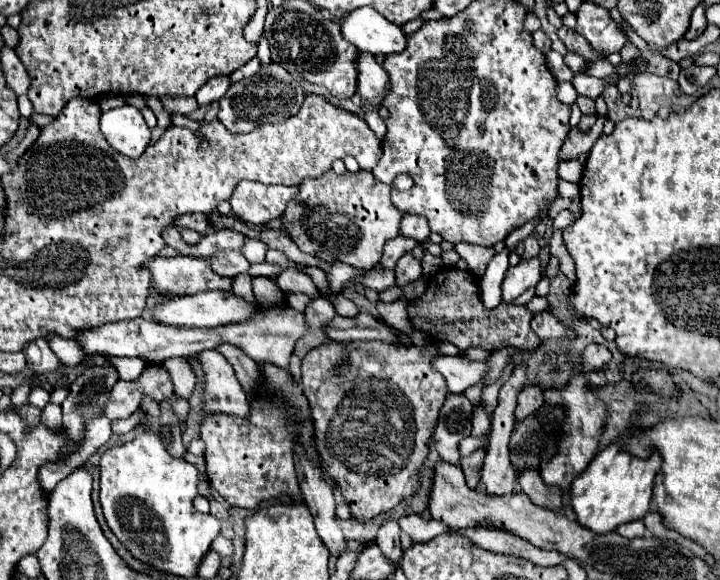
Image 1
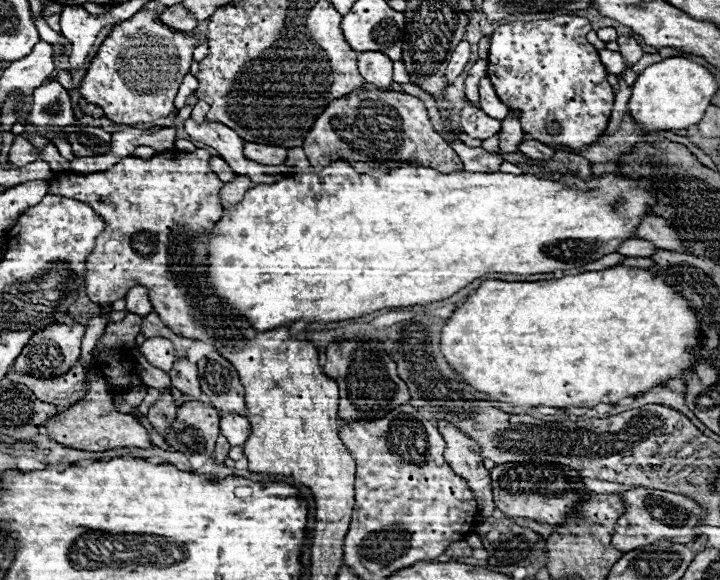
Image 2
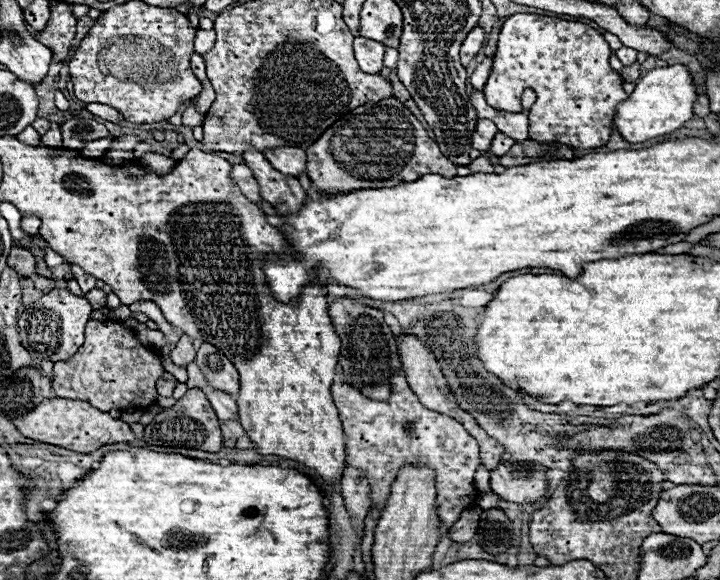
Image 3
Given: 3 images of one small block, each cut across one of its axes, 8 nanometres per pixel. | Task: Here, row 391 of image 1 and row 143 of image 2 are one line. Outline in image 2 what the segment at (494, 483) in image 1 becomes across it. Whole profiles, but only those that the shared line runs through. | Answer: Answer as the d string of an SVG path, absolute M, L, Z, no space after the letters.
M510 110L508 116L502 120L502 130L500 130L500 152L516 152L518 144L522 142L522 124L520 124L520 116L518 112Z

